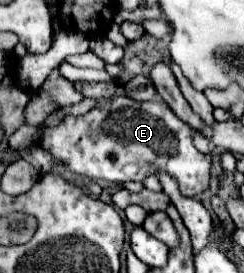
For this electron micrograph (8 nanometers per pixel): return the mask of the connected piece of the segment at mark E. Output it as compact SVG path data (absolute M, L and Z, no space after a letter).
M75 82L75 88L83 96L97 100L95 110L89 110L83 116L65 116L57 126L39 126L41 138L39 146L47 150L55 162L61 162L71 172L85 176L89 180L107 180L107 182L143 182L147 176L157 172L167 172L179 184L183 196L197 196L209 188L211 180L211 154L203 154L193 146L191 128L183 124L165 102L137 102L125 96L125 88L111 82Z

